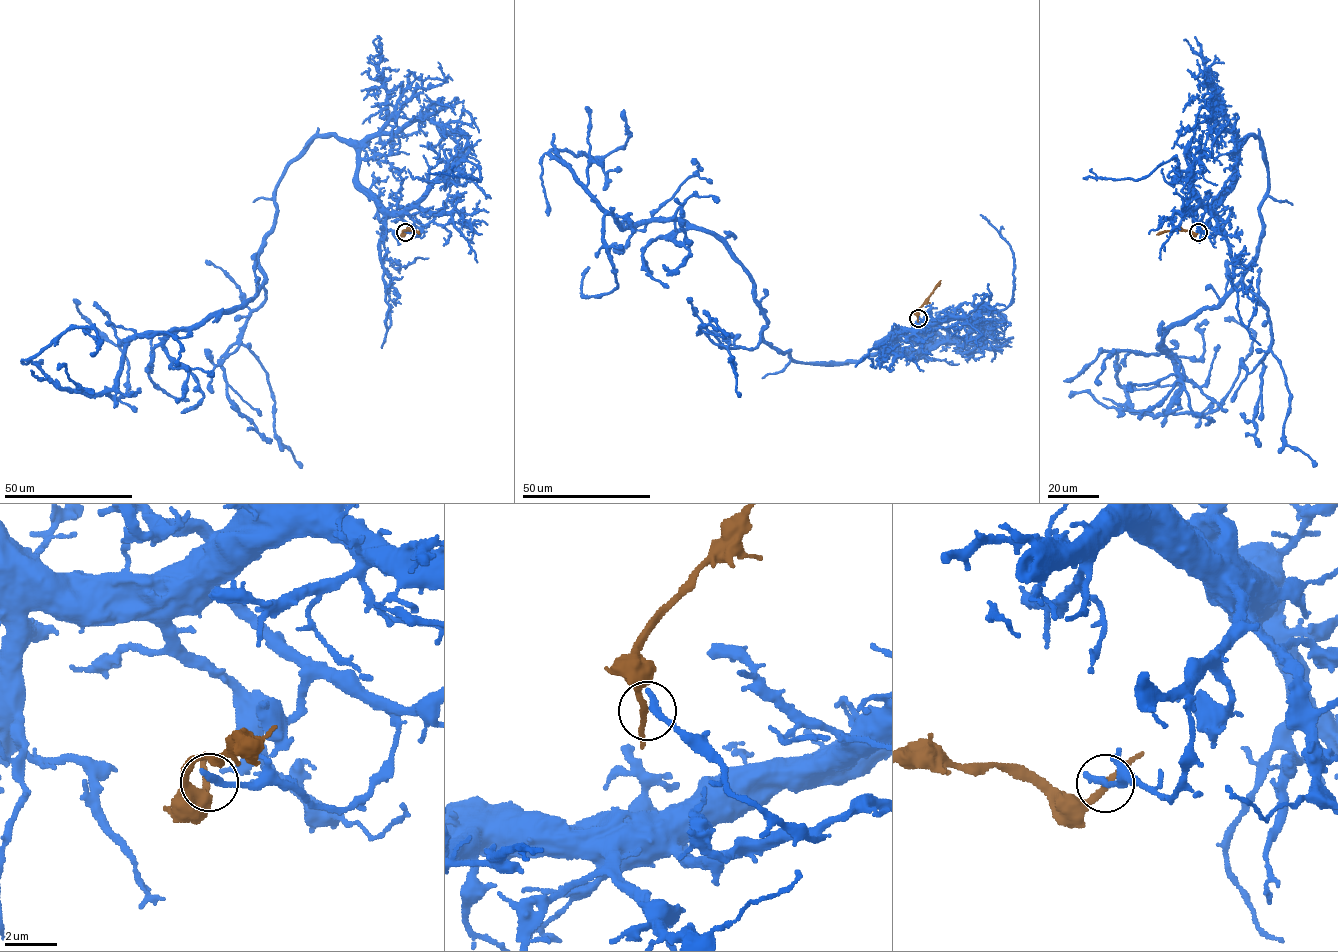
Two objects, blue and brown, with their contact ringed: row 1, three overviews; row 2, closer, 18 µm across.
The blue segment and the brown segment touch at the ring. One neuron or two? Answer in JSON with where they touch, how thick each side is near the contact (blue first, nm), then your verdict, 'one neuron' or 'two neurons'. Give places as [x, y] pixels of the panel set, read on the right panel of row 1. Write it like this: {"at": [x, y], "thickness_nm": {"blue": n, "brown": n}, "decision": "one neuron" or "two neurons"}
{"at": [1198, 232], "thickness_nm": {"blue": 340, "brown": 220}, "decision": "two neurons"}

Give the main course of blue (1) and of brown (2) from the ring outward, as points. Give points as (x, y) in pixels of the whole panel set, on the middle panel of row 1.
1: (918, 317), (935, 331), (858, 361), (766, 343), (724, 244), (623, 229), (550, 152), (617, 150), (623, 110)
2: (918, 317), (917, 312), (940, 280)

